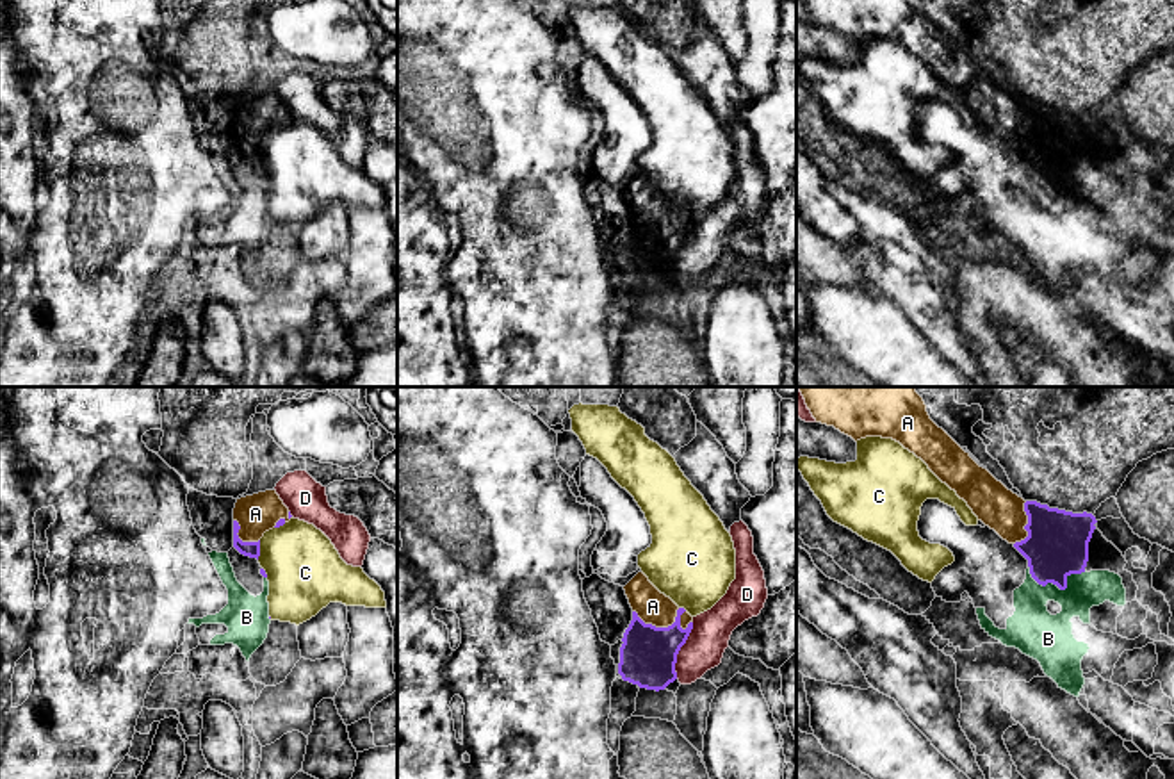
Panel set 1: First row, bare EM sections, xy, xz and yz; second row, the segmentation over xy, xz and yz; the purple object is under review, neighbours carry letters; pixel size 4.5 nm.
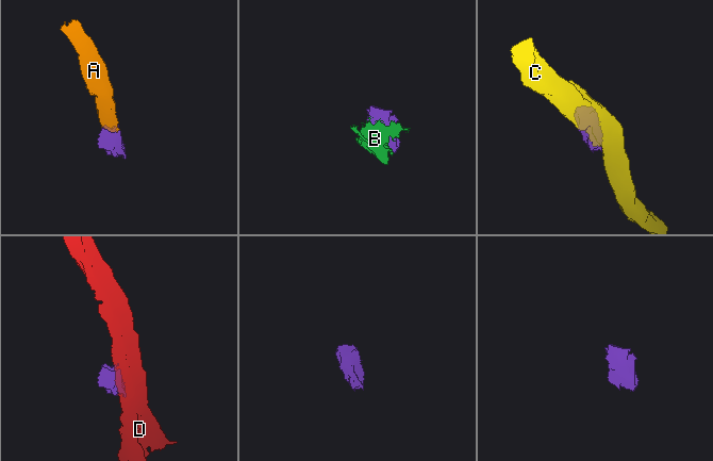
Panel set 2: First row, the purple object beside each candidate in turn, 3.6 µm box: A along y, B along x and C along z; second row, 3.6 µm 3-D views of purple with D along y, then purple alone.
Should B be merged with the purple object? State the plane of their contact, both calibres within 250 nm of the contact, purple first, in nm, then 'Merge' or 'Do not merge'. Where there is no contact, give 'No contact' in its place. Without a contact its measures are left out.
Touches purple in yz. Thickness 280 nm (purple) against 220 nm. Do not merge

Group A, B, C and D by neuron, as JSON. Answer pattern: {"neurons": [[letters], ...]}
{"neurons": [["A"], ["B"], ["C"], ["D"]]}

